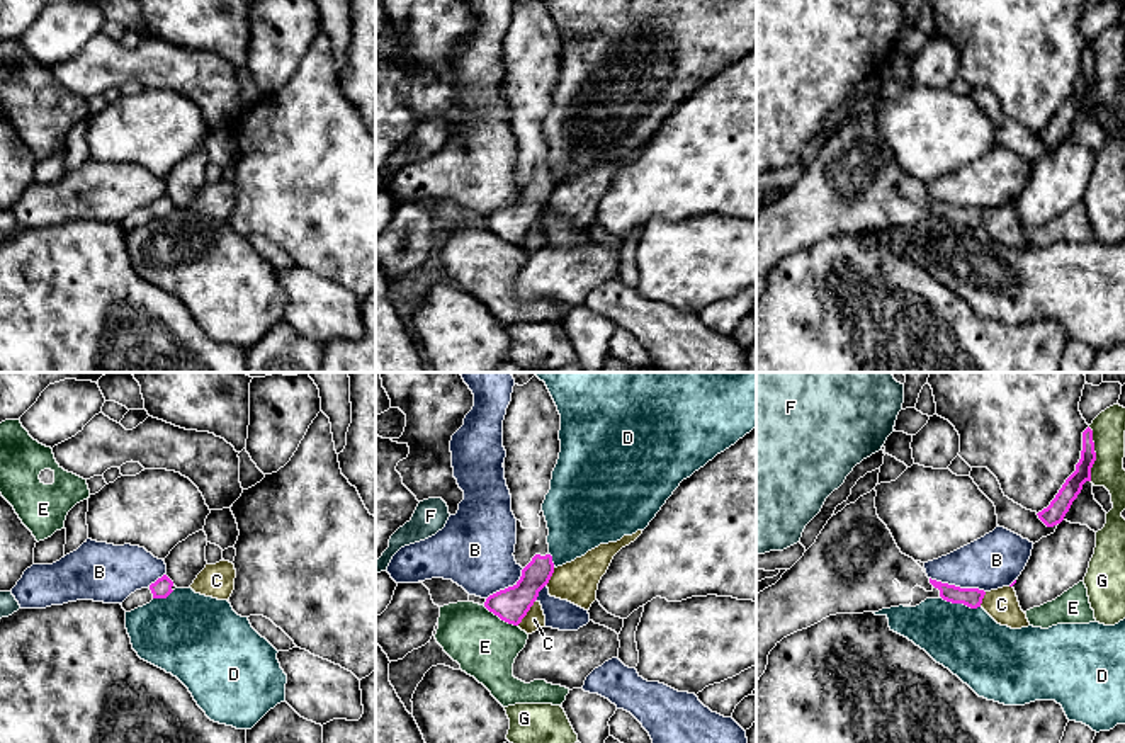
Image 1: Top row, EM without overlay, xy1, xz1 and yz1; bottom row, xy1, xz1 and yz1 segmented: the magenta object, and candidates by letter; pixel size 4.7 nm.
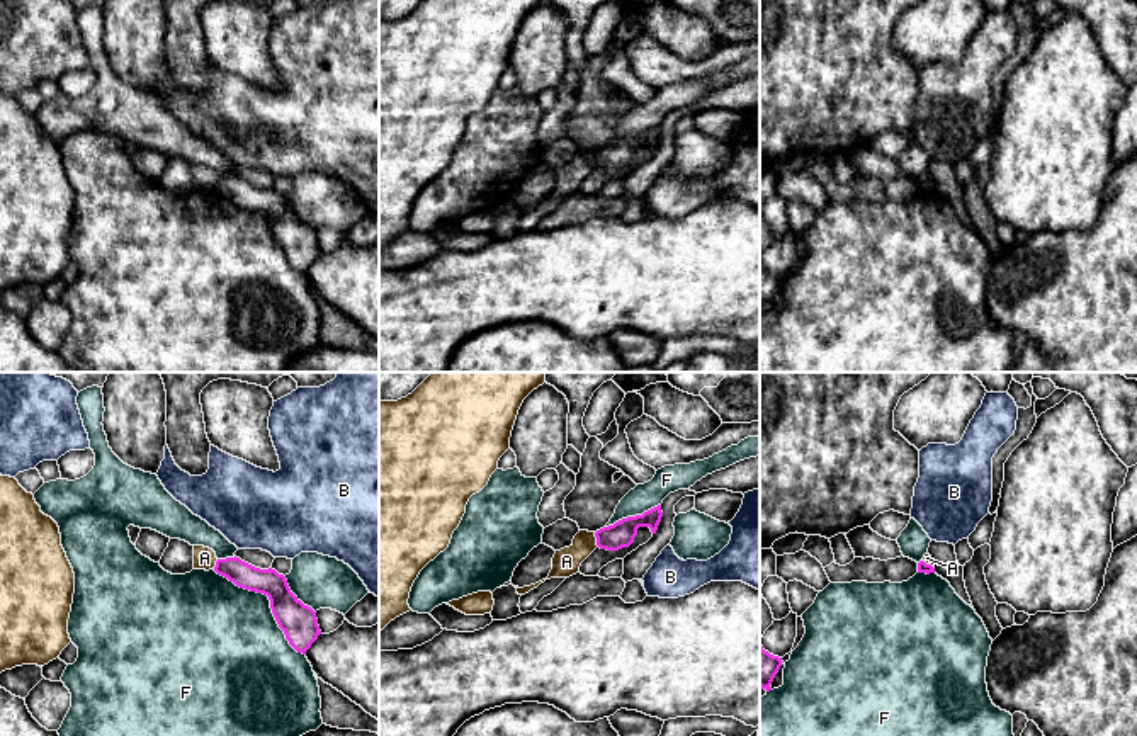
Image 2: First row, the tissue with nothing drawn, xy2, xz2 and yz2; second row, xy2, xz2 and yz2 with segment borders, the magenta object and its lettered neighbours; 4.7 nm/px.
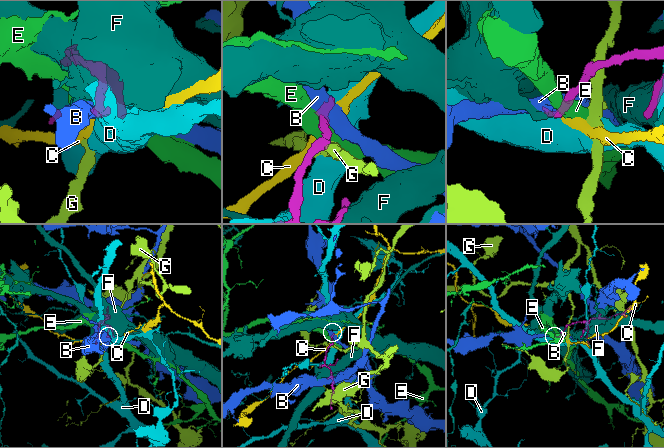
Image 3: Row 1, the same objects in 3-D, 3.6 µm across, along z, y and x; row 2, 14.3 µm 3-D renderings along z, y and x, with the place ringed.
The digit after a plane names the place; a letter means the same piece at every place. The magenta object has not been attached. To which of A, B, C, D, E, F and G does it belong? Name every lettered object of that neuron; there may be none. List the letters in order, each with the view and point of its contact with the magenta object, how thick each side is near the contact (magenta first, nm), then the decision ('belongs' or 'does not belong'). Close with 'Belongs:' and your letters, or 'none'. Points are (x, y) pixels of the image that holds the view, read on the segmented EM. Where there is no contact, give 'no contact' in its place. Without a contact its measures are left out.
A: meets magenta in xz2 at (597, 539); 120 nm thick on the magenta side, 130 nm on the other; does not belong
B: meets magenta in yz1 at (957, 587); 100 nm thick on the magenta side, 260 nm on the other; does not belong
C: meets magenta in xz1 at (527, 611); 160 nm thick on the magenta side, 90 nm on the other; does not belong
D: meets magenta in yz1 at (961, 602); 100 nm thick on the magenta side, 320 nm on the other; does not belong
E: meets magenta in xz1 at (500, 618); 160 nm thick on the magenta side, 300 nm on the other; does not belong
F: meets magenta in xy2 at (269, 599); 170 nm thick on the magenta side, 460 nm on the other; does not belong
G: meets magenta in yz1 at (1095, 454); 90 nm thick on the magenta side, 160 nm on the other; does not belong
Belongs: none

